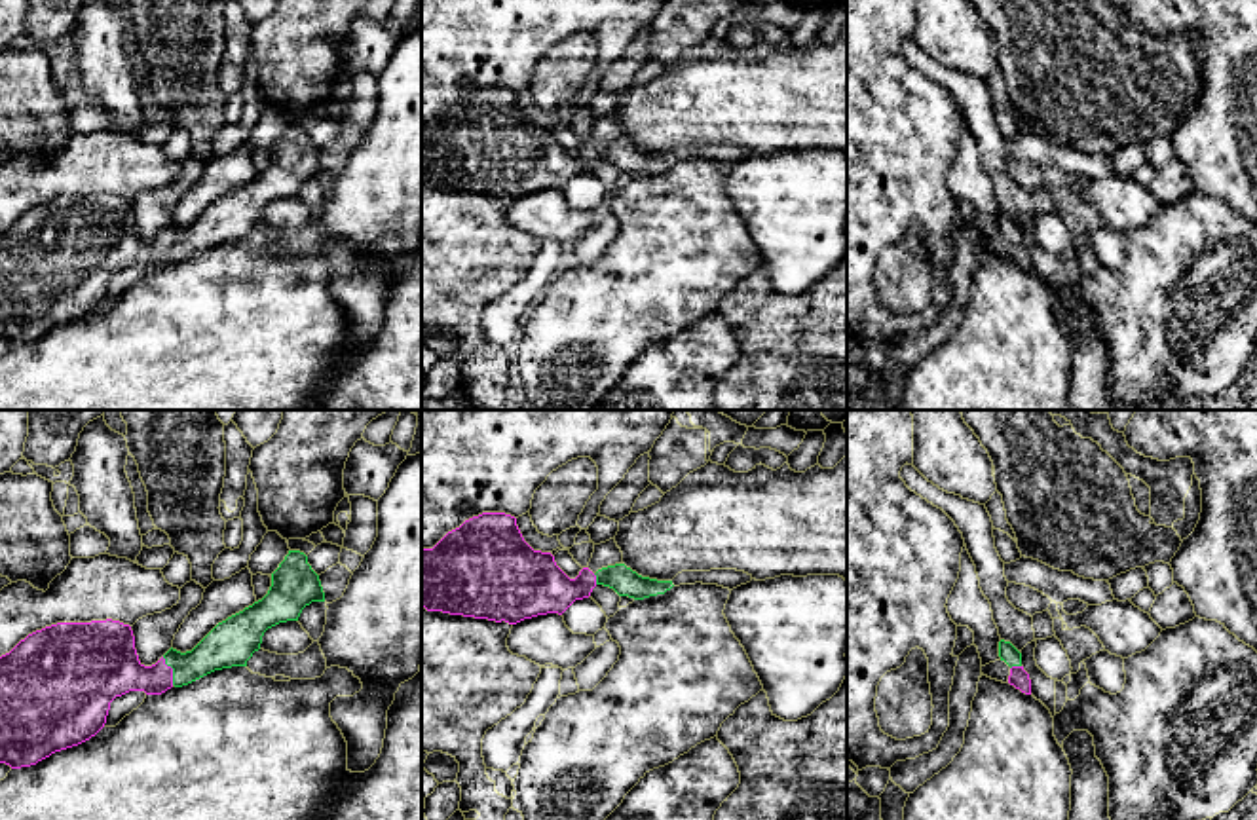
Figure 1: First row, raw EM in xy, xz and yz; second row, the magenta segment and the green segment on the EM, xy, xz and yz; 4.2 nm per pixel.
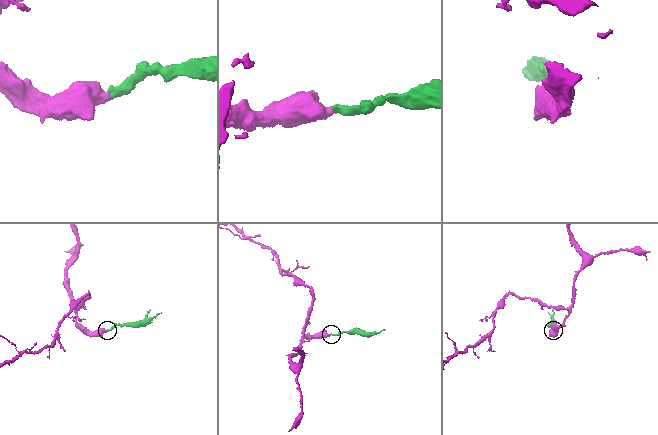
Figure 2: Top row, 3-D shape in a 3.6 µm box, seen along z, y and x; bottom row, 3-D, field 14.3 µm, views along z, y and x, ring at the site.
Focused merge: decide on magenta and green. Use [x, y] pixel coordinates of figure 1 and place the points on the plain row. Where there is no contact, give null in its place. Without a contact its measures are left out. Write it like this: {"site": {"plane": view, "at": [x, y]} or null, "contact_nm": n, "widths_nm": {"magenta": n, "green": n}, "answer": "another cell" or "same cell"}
{"site": {"plane": "xy", "at": [171, 245]}, "contact_nm": 130, "widths_nm": {"magenta": 240, "green": 180}, "answer": "same cell"}

